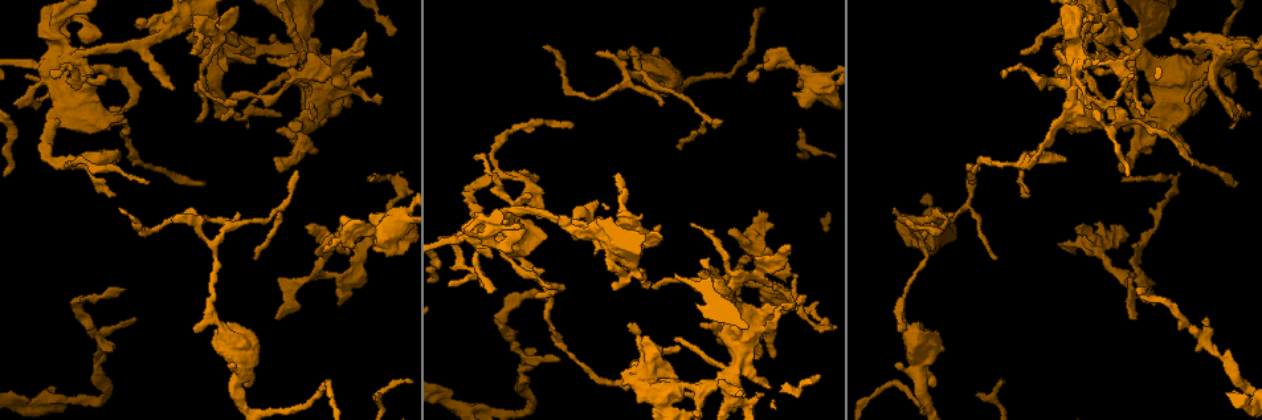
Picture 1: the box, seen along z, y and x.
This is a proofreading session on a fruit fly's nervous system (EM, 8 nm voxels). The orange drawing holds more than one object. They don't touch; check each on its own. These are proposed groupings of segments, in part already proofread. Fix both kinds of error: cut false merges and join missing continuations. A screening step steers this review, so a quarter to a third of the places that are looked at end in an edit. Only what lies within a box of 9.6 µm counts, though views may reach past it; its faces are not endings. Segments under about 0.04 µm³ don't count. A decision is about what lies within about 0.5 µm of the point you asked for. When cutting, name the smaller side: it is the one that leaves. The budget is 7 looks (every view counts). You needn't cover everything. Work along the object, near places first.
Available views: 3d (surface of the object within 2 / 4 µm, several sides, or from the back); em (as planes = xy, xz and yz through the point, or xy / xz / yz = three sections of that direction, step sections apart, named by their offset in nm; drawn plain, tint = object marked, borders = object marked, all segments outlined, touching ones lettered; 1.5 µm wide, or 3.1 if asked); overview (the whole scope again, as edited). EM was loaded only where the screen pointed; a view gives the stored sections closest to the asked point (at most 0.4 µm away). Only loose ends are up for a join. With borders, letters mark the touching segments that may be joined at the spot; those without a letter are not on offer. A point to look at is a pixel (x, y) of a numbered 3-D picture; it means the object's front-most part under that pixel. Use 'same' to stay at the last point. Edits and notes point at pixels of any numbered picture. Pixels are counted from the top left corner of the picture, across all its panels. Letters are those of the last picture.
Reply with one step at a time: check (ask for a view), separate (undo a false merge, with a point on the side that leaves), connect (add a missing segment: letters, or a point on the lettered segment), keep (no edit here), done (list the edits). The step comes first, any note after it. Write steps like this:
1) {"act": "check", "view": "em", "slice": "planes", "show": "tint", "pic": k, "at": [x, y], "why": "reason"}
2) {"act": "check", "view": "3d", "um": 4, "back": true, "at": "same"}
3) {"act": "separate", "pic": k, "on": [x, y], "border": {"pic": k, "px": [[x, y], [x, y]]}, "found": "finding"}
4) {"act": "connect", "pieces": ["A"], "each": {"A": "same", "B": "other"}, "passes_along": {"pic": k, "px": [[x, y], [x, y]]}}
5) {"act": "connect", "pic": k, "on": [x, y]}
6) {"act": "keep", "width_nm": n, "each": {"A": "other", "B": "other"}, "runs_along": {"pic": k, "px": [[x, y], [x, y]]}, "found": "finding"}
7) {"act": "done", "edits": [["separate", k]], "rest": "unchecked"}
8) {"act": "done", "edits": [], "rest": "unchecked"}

{"act": "check", "view": "em", "slice": "planes", "show": "borders", "pic": 1, "at": [1147, 288], "why": "an open end"}

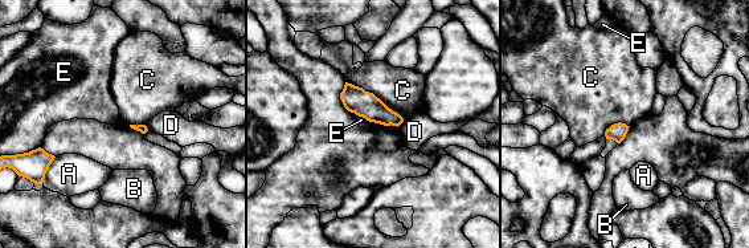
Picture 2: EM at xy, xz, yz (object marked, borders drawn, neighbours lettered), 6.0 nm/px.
{"act": "keep", "each": {"A": "other", "B": "other", "C": "other", "D": "other", "E": "other"}, "found": "none of them fits"}

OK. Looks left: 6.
{"act": "check", "view": "em", "slice": "xz", "step": 8, "show": "borders", "pic": 1, "at": [1136, 318]}

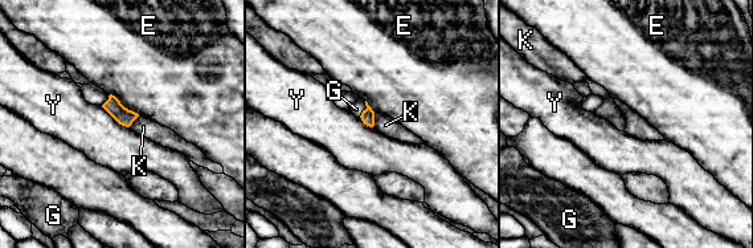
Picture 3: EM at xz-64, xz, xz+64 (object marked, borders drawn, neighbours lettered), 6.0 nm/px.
{"act": "connect", "pieces": ["G"], "longest_contact_nm": ["E", 220], "each": {"E": "other", "G": "same", "K": "other", "Y": "other"}, "found": "the neuron continues"}

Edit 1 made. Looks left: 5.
{"act": "check", "view": "em", "slice": "planes", "show": "plain", "pic": 1, "at": [1122, 177], "why": "branch stops here"}

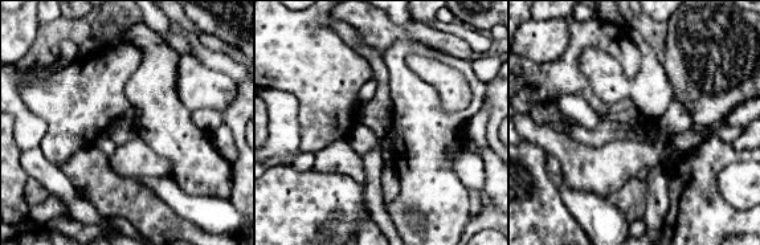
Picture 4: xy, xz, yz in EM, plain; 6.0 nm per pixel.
{"act": "check", "view": "em", "slice": "planes", "show": "borders", "at": "same", "why": "what lies round it"}

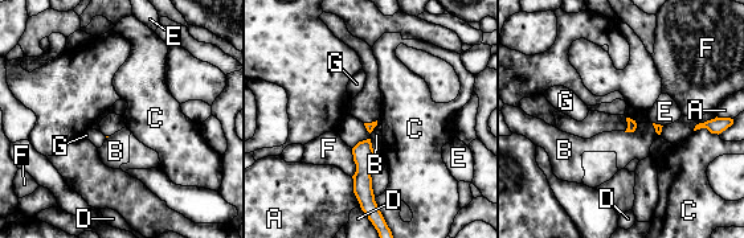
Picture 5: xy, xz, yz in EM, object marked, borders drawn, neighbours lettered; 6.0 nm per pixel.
{"act": "keep", "each": {"A": "other", "B": "other", "C": "other", "D": "other", "E": "other", "F": "other", "G": "other"}, "border": {"pic": 5, "px": [[694, 130], [707, 128], [716, 134]]}, "found": "none of them fits"}

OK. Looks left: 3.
{"act": "done", "edits": [["connect", 3]], "rest": "unchecked"}

